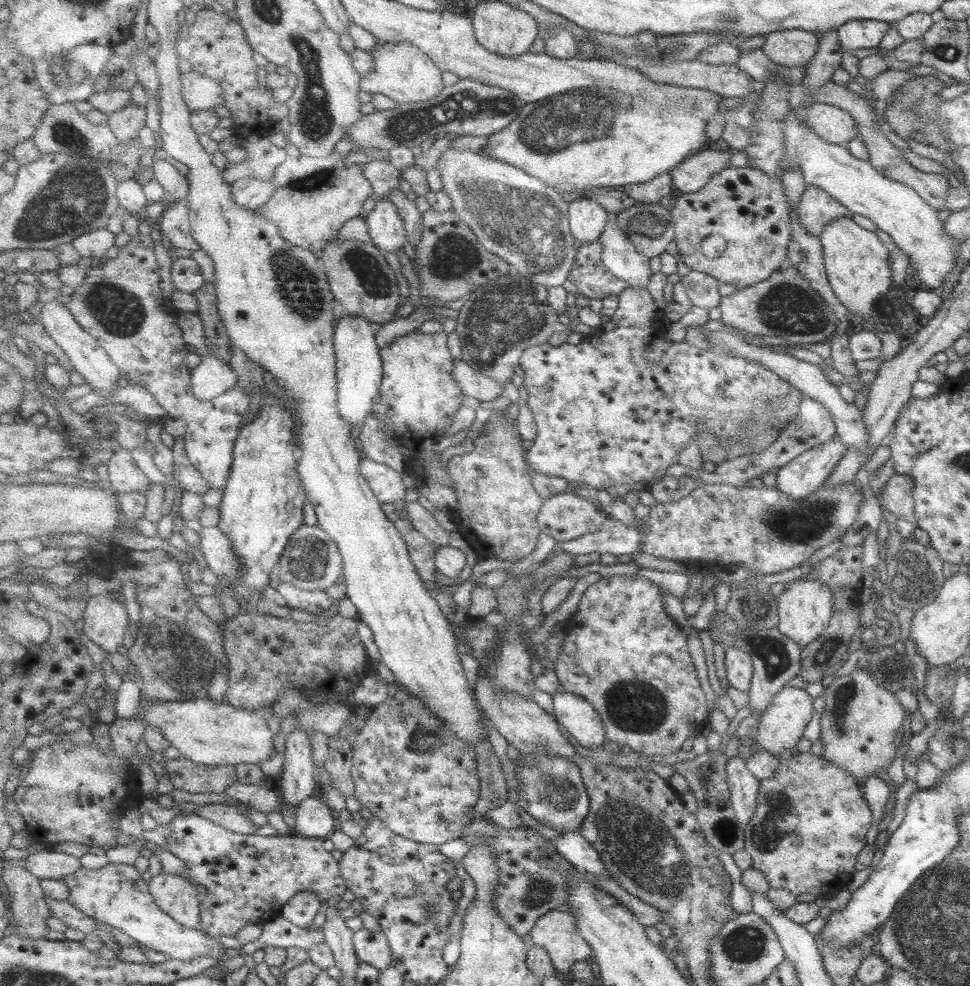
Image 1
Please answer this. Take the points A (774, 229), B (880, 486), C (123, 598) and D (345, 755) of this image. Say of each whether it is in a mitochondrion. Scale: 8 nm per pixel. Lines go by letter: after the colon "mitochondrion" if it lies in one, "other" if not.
A: other
B: other
C: other
D: other

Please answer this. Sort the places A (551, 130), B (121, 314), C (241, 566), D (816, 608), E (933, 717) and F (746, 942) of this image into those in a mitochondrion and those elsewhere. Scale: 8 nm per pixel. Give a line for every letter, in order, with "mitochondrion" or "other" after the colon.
A: mitochondrion
B: mitochondrion
C: other
D: other
E: other
F: mitochondrion

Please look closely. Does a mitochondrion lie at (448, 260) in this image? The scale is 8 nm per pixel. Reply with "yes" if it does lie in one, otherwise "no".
yes

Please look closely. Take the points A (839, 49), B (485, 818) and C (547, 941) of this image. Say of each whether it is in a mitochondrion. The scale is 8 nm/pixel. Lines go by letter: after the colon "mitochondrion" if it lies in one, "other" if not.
A: other
B: other
C: other

